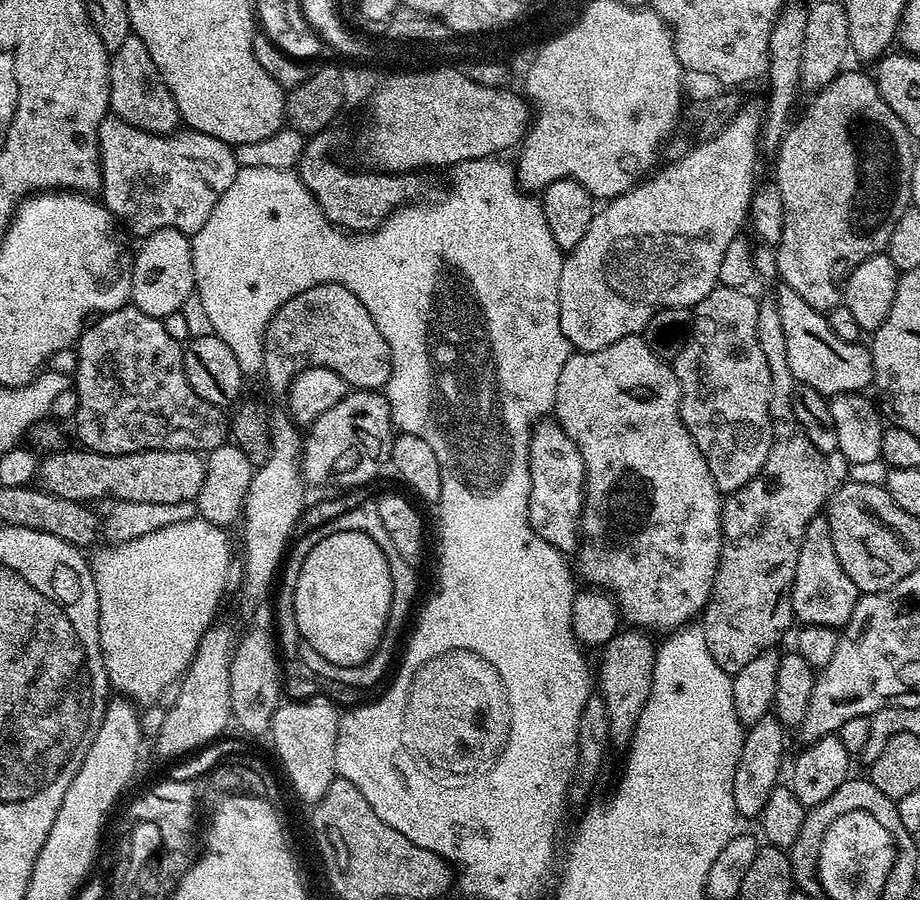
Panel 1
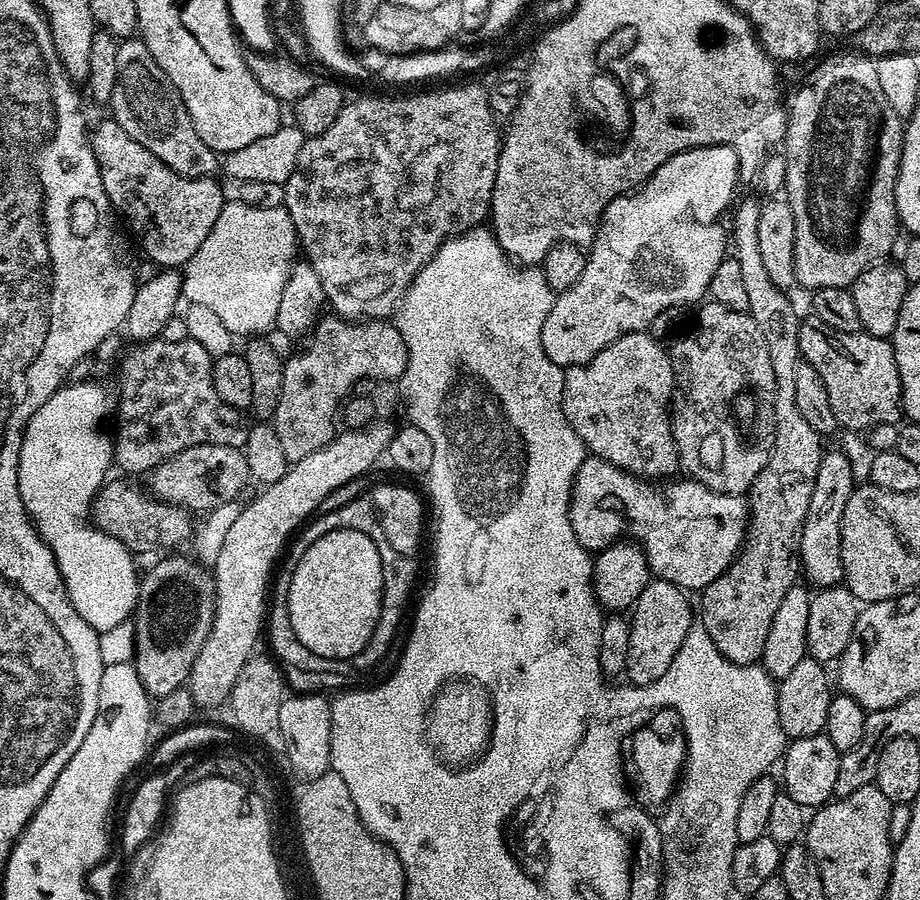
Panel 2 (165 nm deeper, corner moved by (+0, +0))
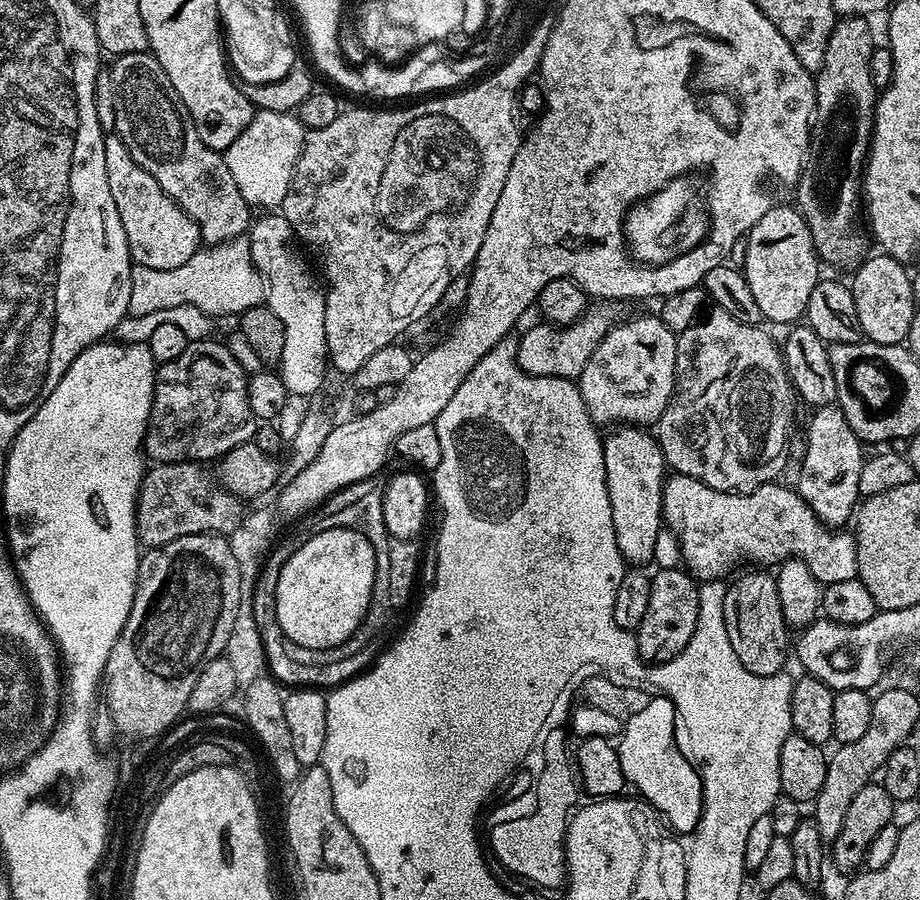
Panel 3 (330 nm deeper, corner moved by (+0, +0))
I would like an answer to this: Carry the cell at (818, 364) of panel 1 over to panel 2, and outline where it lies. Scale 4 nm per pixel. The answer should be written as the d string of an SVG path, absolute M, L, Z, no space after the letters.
M808 318L800 326L800 355L818 370L830 394L830 407L841 429L869 430L879 424L896 424L902 416L900 395L902 382L898 378L898 362L894 362L891 339L859 331L842 334L830 330L821 320Z

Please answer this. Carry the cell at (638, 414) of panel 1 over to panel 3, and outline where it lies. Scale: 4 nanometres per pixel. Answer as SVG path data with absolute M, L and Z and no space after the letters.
M659 315L652 316L636 316L633 320L618 322L606 334L606 338L602 338L602 342L598 342L598 350L594 350L594 354L590 354L590 362L586 362L584 369L580 371L578 377L578 387L582 394L582 402L586 406L586 410L590 414L590 418L595 420L597 425L605 426L652 426L660 419L660 415L666 410L666 406L672 397L674 390L674 382L676 381L676 337L677 333L671 332L659 318Z

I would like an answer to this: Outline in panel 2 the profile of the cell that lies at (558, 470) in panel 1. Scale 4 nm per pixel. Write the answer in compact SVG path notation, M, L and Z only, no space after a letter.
M585 455L572 483L568 507L578 542L589 554L595 554L617 543L628 528L629 537L644 551L648 571L655 579L699 593L740 555L748 534L748 502L743 495L715 492L694 479L680 479L665 483L663 492L651 480L631 476L602 458Z

